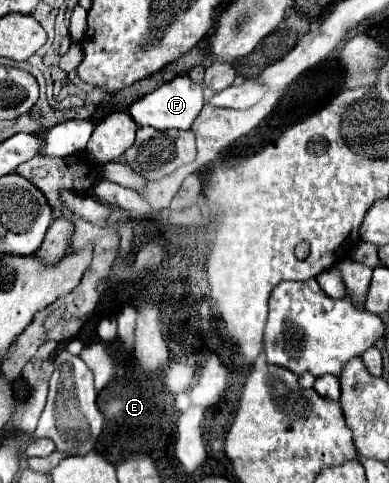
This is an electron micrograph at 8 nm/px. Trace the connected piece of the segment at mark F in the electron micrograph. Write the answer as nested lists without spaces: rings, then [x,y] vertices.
[[[177,75],[169,83],[163,83],[155,91],[151,91],[151,93],[143,95],[141,99],[137,99],[135,103],[131,103],[129,113],[139,127],[149,125],[149,127],[163,131],[163,129],[191,129],[191,123],[195,121],[195,117],[199,115],[201,109],[203,109],[201,85],[193,83],[189,79],[189,75]]]

